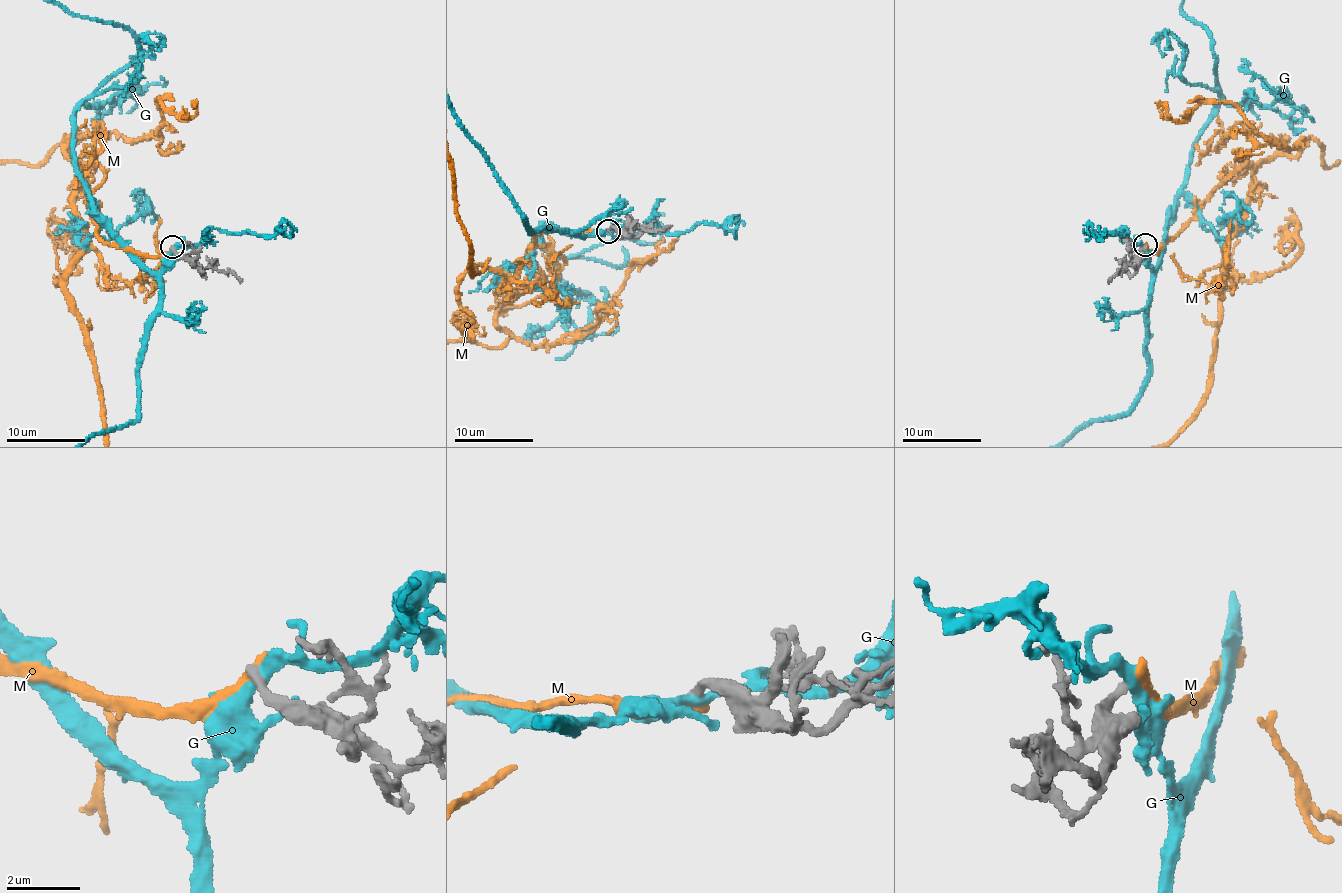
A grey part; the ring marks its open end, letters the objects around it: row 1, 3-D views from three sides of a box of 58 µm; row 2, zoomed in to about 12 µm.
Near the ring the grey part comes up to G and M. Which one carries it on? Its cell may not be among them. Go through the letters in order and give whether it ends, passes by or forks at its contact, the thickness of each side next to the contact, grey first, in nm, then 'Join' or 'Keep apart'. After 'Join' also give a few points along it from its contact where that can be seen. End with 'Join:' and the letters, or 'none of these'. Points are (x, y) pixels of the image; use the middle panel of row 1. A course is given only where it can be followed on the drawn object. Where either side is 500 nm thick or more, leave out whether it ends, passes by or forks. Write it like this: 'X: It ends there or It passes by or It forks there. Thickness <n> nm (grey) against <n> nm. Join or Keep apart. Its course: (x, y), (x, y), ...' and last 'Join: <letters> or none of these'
G: It passes by. Thickness 280 nm (grey) against 300 nm. Keep apart
M: It ends there. Thickness 240 nm (grey) against 360 nm. Keep apart
Join: none of these

